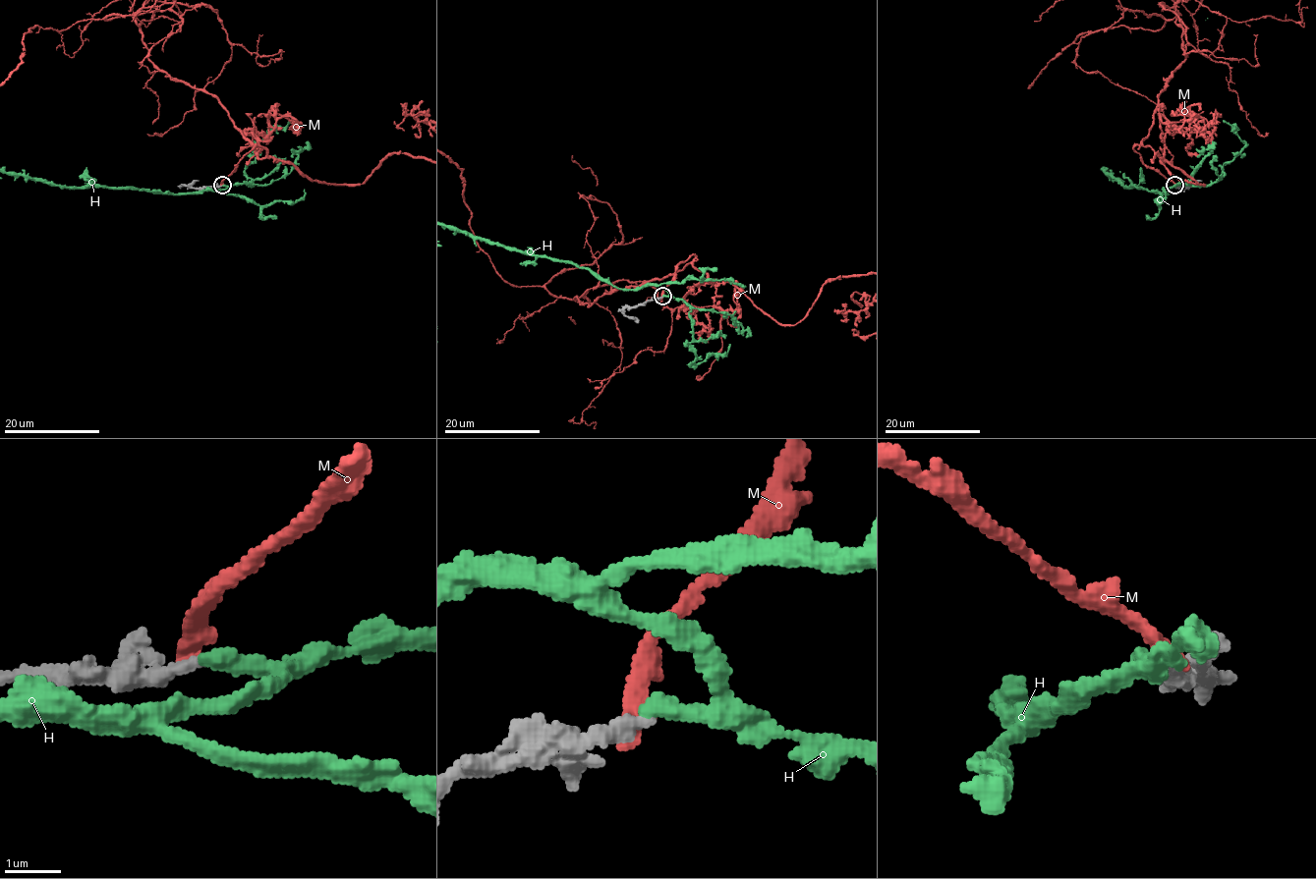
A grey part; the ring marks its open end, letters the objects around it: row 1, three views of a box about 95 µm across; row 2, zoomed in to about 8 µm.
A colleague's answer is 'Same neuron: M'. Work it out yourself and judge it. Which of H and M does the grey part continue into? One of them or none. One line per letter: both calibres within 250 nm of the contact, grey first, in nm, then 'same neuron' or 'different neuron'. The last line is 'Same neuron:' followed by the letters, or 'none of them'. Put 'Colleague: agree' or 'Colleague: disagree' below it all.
H: 280/320 nm | same neuron
M: 320/320 nm | different neuron
Same neuron: H
Colleague: disagree

